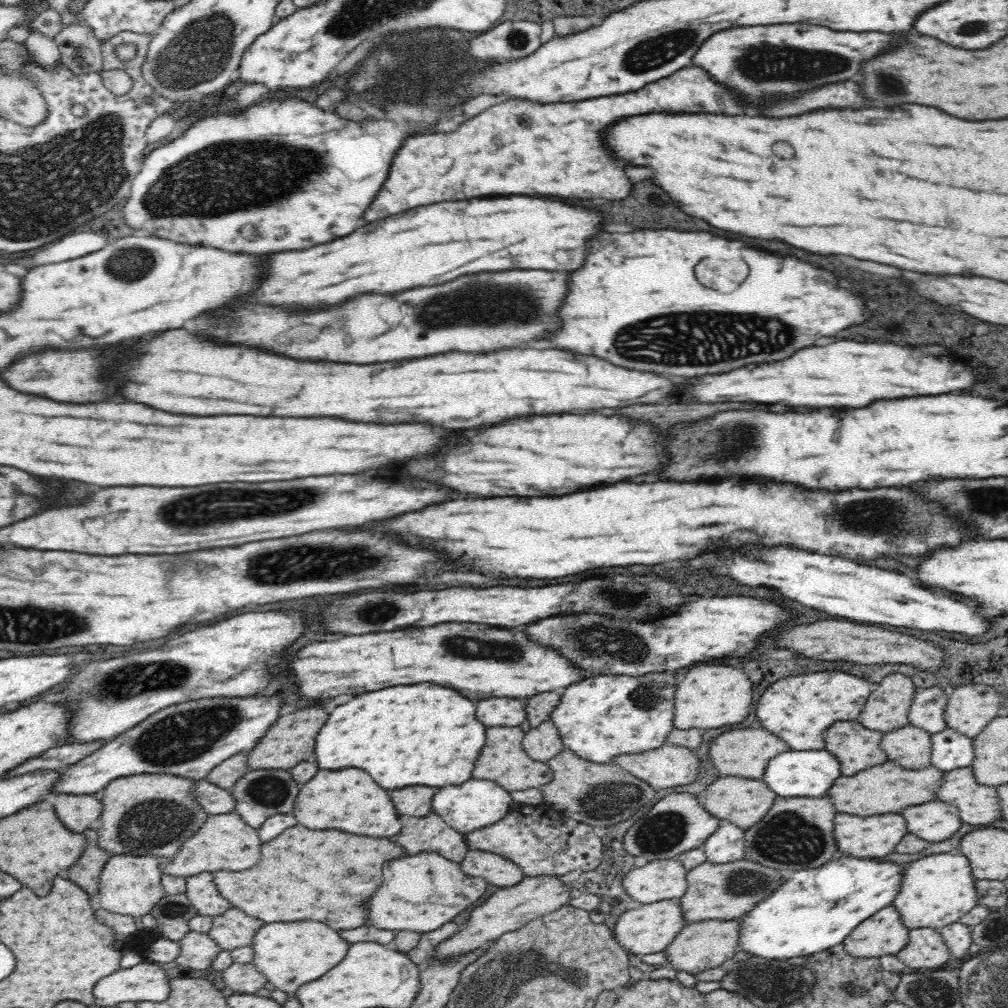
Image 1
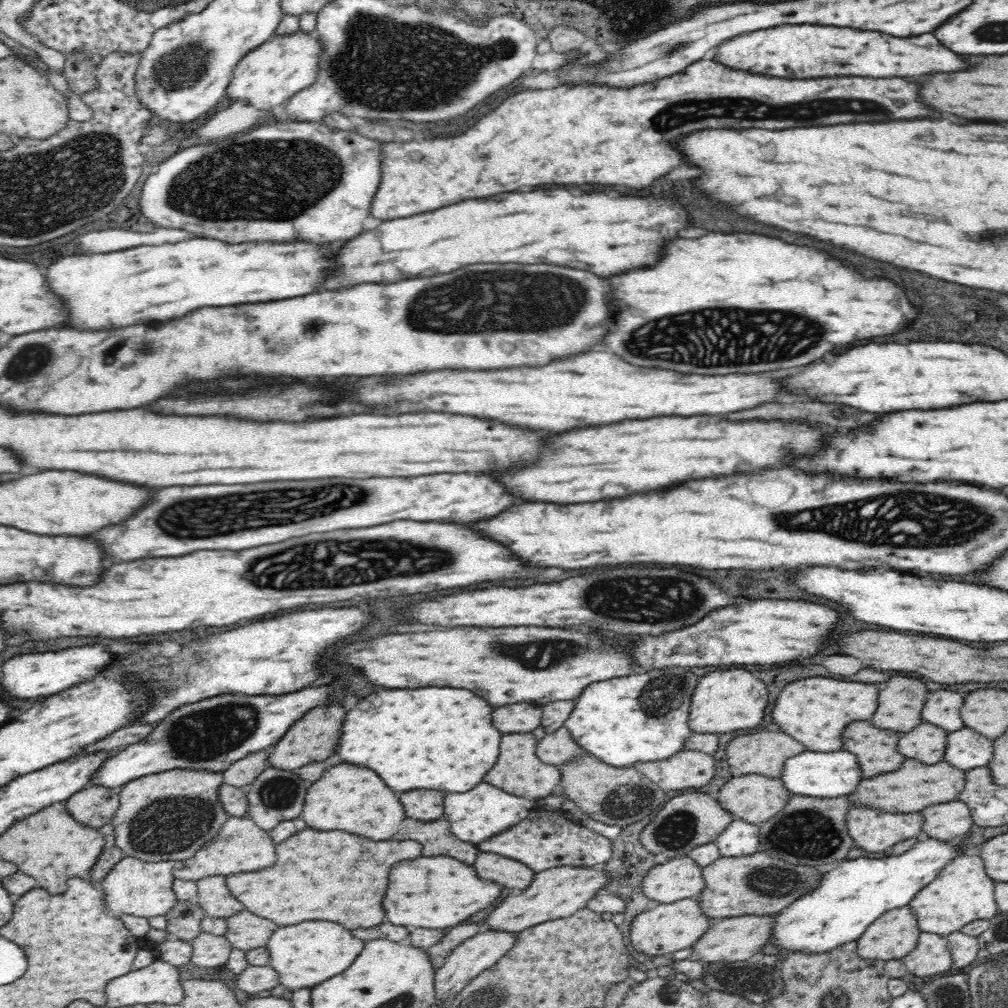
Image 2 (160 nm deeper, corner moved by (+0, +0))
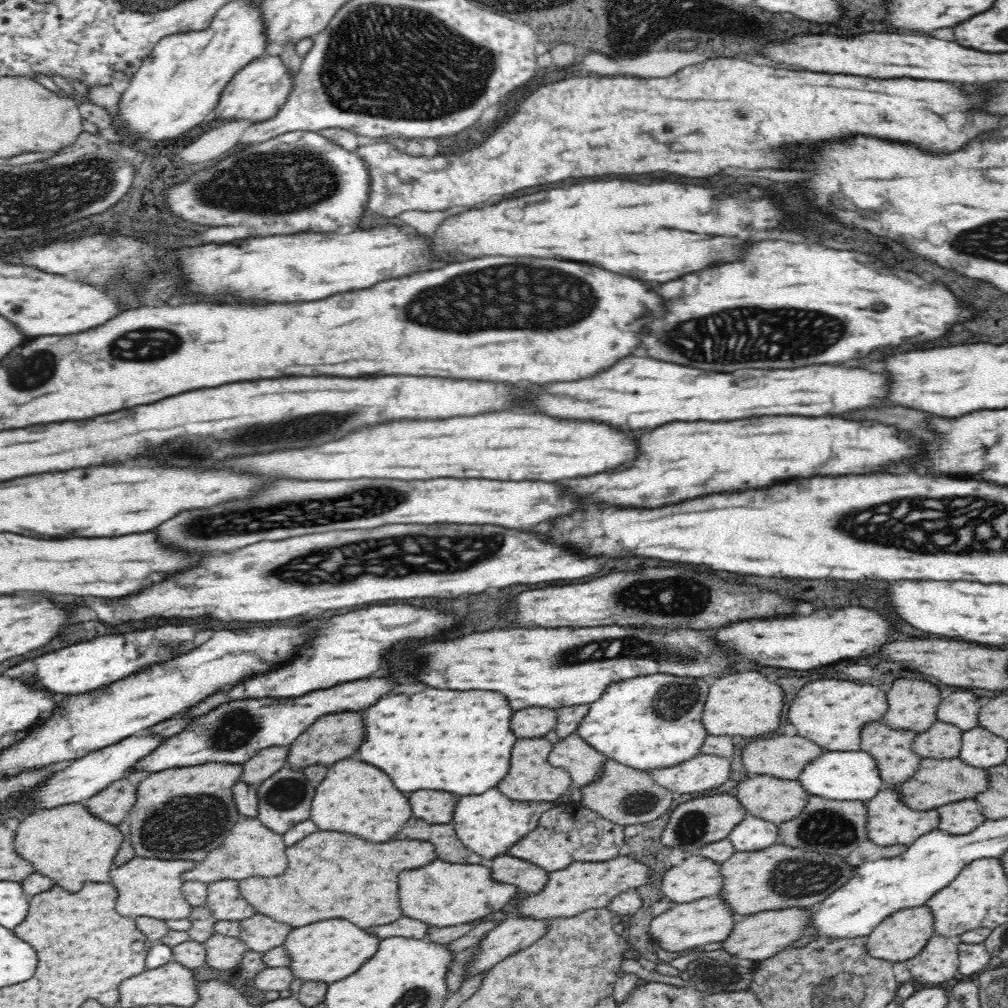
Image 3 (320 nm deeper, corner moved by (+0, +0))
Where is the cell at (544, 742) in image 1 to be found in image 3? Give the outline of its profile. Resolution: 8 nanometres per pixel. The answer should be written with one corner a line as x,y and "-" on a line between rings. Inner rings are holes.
577,732
553,744
548,762
558,769
566,769
579,788
602,778
607,758
592,748

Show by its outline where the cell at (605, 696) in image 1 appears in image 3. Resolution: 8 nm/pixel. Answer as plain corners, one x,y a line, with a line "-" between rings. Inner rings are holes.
650,674
608,686
578,725
577,733
607,759
633,769
670,768
698,756
709,735
702,722
712,680

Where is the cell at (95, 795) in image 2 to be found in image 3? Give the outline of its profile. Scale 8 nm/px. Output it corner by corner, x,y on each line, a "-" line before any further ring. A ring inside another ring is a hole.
118,780
84,803
96,818
119,825
125,822
127,814
136,804
137,789
136,784
128,780

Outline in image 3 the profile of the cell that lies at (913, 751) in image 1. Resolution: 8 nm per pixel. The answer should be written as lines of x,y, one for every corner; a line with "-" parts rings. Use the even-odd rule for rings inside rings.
936,721
928,730
917,733
913,751
922,759
957,758
962,746
962,729
942,721

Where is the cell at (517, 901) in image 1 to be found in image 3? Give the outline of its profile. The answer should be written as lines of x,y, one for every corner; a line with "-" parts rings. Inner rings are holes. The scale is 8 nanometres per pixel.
620,855
604,862
576,861
564,870
551,872
544,890
525,898
516,907
517,914
536,920
571,918
585,910
607,907
620,892
644,886
648,876
650,866
634,856

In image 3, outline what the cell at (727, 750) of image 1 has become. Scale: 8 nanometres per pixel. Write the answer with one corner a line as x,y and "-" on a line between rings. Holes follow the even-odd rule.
776,736
776,738
761,739
750,742
742,749
742,764
749,774
767,775
782,780
796,780
808,762
816,760
824,748
802,736

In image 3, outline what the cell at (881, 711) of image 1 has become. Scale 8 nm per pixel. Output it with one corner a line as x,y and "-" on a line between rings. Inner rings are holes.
896,680
892,684
892,690
886,694
890,704
888,714
880,722
886,722
890,728
896,730
914,730
923,733
938,721
938,706
942,704
943,699
940,695
940,689
929,681

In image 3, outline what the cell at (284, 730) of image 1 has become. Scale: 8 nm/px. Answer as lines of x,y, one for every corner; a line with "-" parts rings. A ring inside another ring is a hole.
342,712
342,714
326,714
318,722
314,722
292,746
288,755
289,766
302,770
307,766
318,764
336,764
342,758
352,756
364,740
364,722
358,712

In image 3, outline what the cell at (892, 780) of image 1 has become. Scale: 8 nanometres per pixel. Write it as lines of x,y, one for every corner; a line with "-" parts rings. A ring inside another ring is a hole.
959,757
922,759
917,771
918,774
912,780
898,785
902,794
901,799
912,810
936,809
951,802
975,799
978,794
984,794
986,790
990,790
987,769
970,766

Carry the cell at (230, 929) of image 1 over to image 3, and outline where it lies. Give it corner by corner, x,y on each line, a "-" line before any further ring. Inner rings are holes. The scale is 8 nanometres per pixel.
256,913
252,918
240,921
240,934
238,937
245,942
250,951
265,953
273,948
283,946
292,929
294,929
292,926
273,920
270,916

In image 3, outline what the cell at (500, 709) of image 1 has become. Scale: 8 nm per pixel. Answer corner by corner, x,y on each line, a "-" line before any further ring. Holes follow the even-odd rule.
530,707
512,716
512,732
523,738
545,737
556,728
558,712
555,709

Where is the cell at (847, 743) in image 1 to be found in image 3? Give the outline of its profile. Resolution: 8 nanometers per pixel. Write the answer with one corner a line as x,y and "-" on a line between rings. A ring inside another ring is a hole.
870,722
862,728
860,736
862,750
876,758
884,784
898,786
918,774
922,758
912,748
916,731
896,730
880,722

